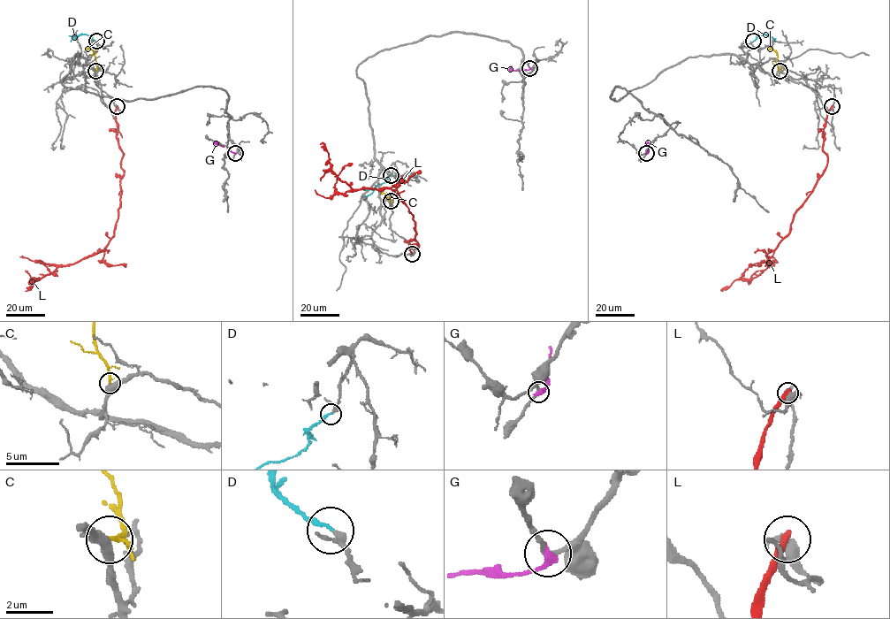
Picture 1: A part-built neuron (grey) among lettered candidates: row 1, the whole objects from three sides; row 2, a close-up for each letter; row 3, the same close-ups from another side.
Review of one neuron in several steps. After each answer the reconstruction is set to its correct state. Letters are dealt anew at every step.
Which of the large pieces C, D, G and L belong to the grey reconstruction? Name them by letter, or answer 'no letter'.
D

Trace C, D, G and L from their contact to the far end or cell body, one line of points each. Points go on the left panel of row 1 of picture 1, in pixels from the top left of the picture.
C: (95, 71), (95, 52), (87, 48), (87, 50)
D: (96, 42), (86, 34), (79, 35), (71, 42)
G: (235, 153), (216, 144)
L: (117, 106), (116, 139), (123, 154), (124, 175), (114, 236), (95, 255), (34, 278), (34, 285), (25, 291)

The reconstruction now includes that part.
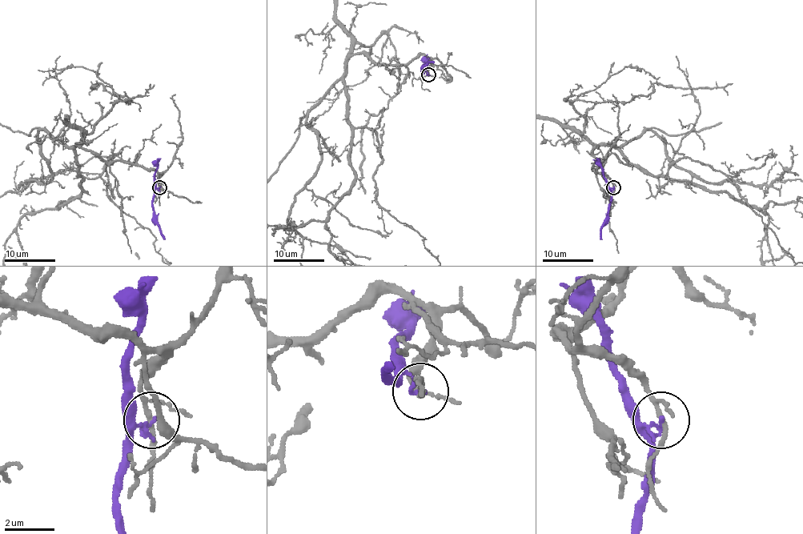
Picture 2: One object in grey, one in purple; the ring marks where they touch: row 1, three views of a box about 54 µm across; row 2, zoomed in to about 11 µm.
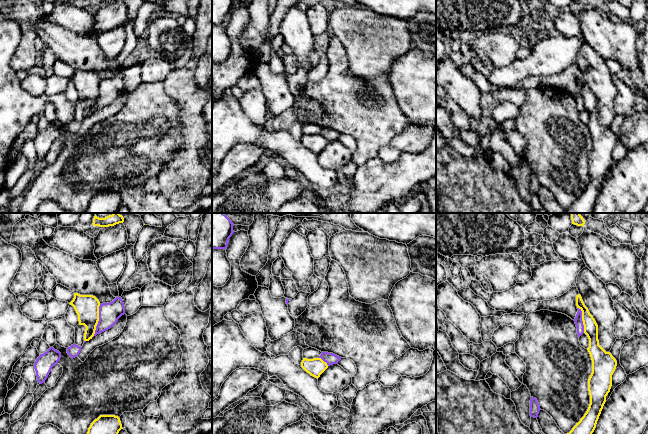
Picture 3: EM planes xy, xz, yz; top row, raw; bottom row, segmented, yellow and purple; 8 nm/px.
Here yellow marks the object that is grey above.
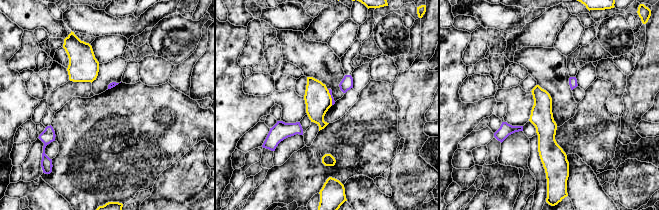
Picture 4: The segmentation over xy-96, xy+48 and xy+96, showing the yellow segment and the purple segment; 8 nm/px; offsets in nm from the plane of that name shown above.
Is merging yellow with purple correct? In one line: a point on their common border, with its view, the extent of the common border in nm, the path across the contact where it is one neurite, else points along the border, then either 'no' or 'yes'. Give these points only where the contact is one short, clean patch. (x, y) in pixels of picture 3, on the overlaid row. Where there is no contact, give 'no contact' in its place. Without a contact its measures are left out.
contact xy (98, 320); length 280 nm; border xy (100, 304), (99, 320), (95, 333), (91, 337); no

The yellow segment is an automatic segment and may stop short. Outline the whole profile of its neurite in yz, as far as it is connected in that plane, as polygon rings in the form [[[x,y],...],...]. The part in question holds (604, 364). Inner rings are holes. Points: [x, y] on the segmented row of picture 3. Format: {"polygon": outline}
{"polygon": [[[580,294],[576,296],[576,306],[582,311],[584,333],[589,339],[587,350],[592,360],[592,373],[588,379],[590,404],[584,416],[567,434],[592,434],[606,402],[606,396],[610,392],[617,361],[610,352],[606,352],[599,345],[598,325]]]}

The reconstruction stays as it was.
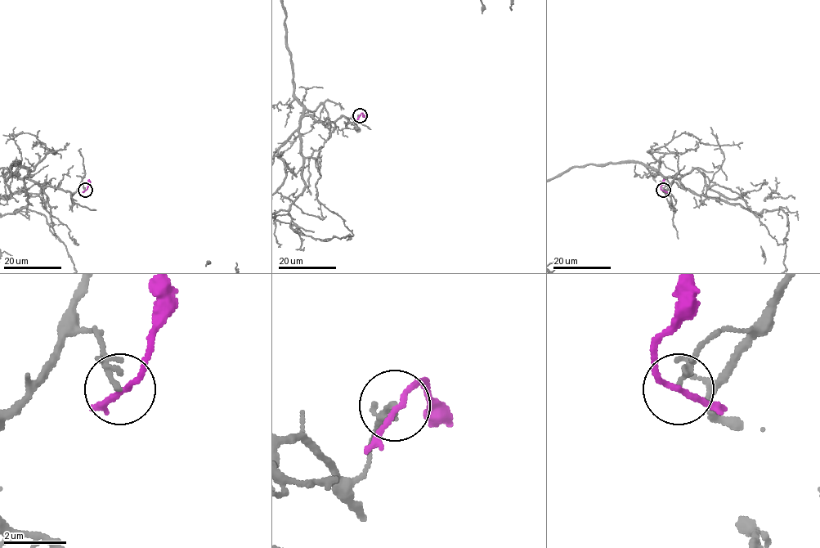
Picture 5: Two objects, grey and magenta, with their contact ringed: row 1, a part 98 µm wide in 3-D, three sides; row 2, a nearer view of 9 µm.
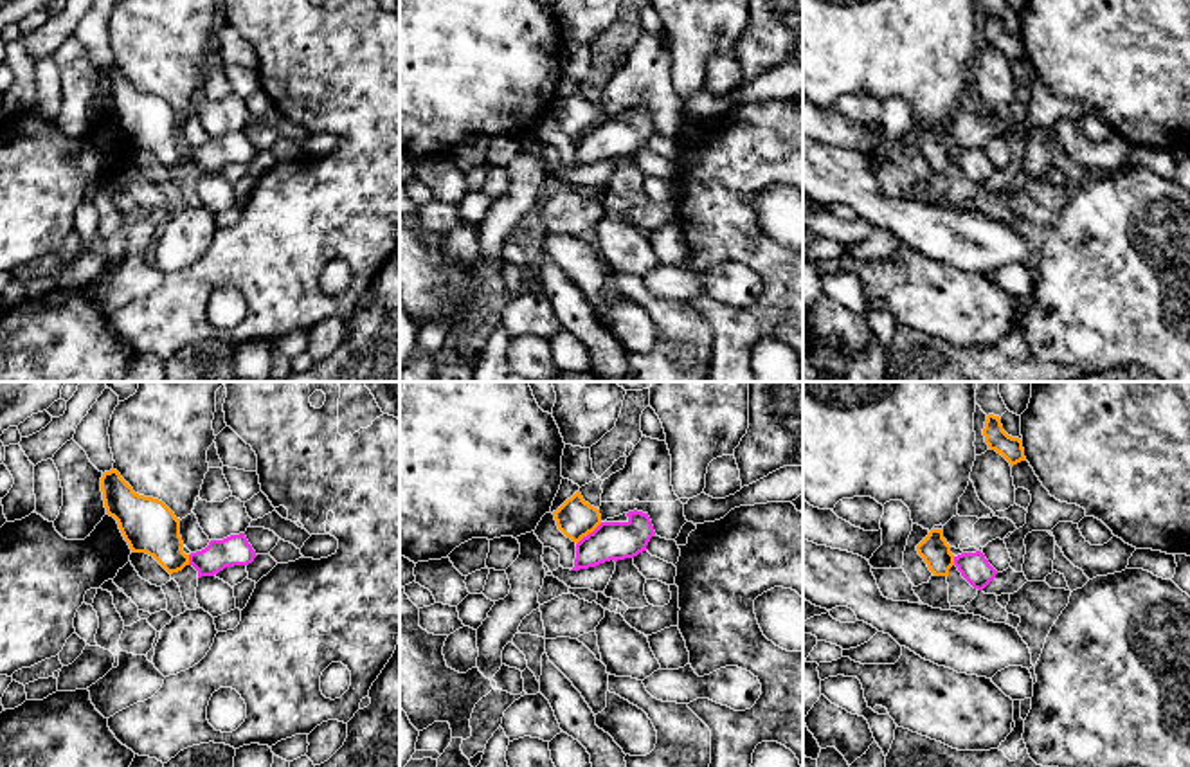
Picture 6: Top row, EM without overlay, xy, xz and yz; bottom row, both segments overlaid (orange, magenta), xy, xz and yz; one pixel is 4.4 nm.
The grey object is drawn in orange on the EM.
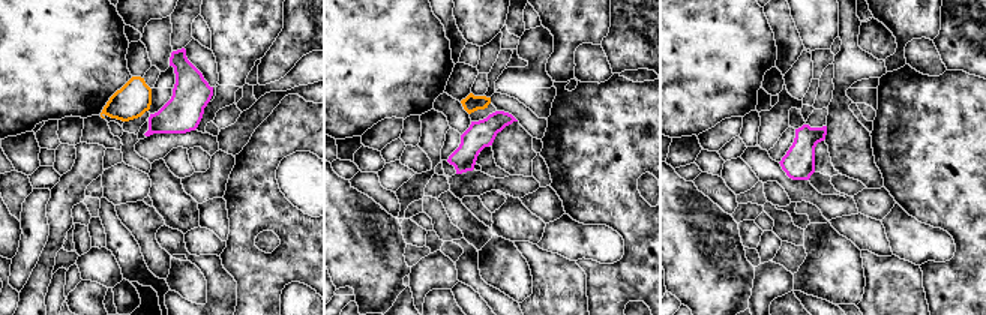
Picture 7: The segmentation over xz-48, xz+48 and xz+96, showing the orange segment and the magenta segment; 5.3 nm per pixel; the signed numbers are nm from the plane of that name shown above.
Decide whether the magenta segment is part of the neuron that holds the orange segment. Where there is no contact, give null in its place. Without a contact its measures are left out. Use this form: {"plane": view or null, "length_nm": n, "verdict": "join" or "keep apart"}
{"plane": "xz", "length_nm": 160, "verdict": "keep apart"}

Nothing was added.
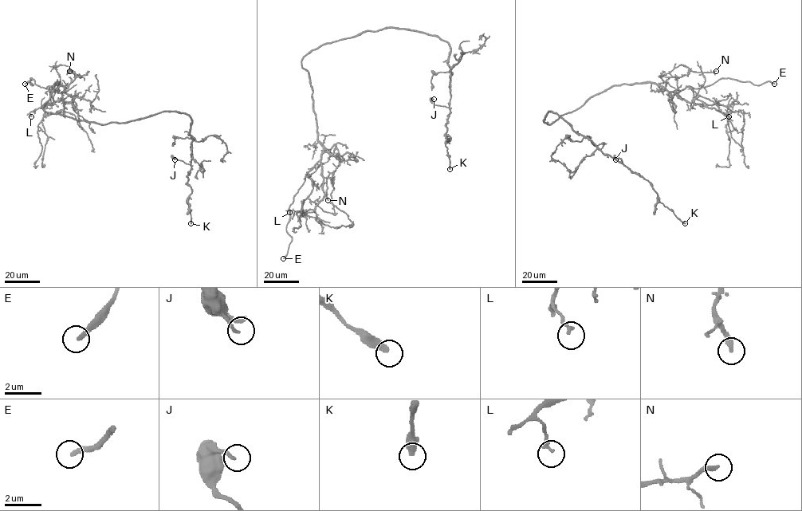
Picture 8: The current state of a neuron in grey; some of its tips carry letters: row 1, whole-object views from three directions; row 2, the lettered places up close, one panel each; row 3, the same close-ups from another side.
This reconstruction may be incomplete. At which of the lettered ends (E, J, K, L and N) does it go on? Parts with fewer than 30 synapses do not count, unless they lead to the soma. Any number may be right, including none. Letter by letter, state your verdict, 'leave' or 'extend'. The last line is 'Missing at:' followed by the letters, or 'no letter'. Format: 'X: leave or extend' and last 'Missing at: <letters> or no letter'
E: leave
J: leave
K: leave
L: leave
N: leave
Missing at: no letter

